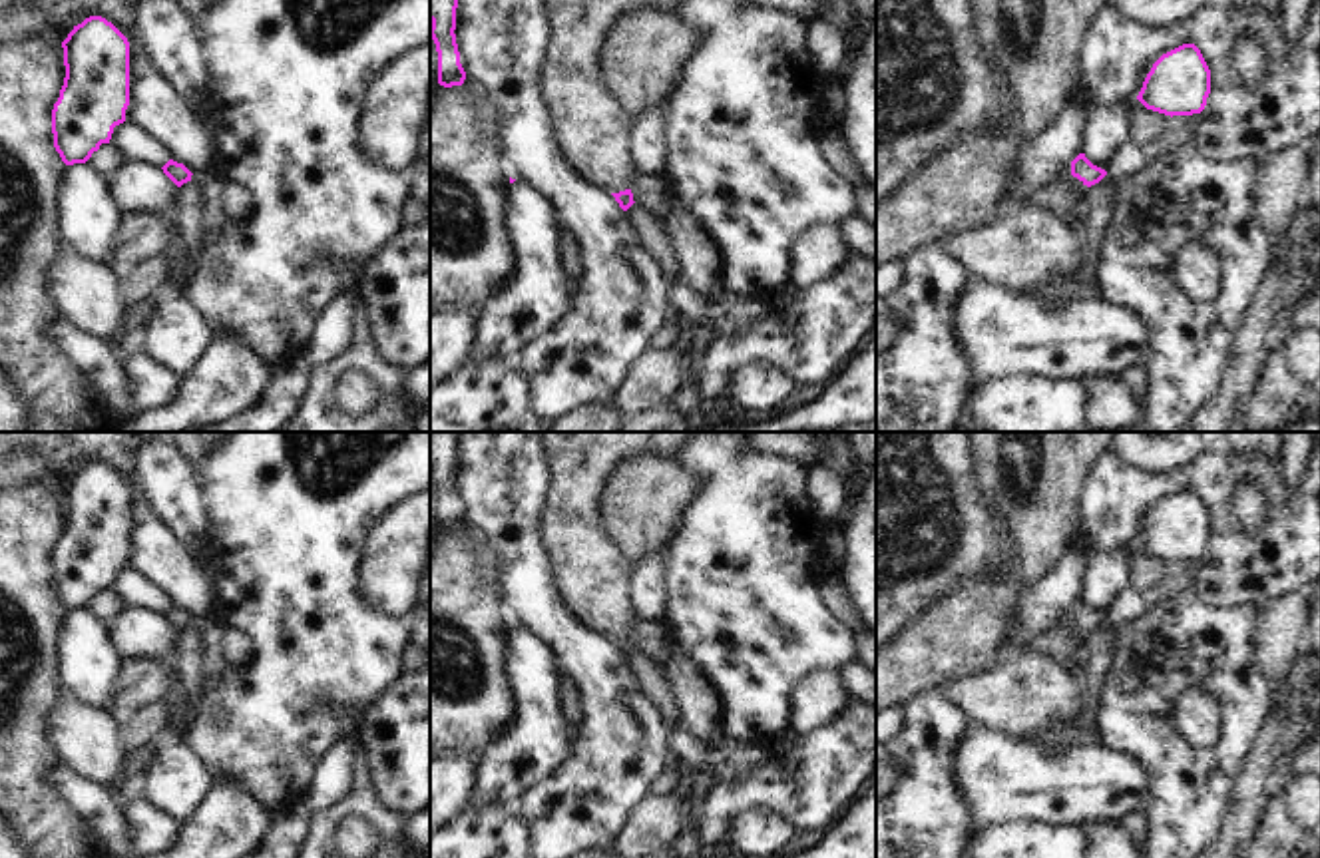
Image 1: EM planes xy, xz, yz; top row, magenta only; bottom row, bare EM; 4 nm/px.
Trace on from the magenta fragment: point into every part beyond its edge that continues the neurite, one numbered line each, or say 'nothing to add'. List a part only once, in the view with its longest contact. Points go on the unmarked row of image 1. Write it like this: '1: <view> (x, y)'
nothing to add

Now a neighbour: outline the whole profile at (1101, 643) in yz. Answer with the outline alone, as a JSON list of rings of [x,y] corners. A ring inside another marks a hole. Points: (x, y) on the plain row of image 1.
[[[1109,619],[1085,637],[1089,663],[1087,663],[1087,685],[1085,685],[1085,707],[1077,717],[1079,727],[1087,737],[1099,731],[1099,705],[1103,691],[1107,689],[1109,675],[1115,665],[1119,649],[1119,625]]]

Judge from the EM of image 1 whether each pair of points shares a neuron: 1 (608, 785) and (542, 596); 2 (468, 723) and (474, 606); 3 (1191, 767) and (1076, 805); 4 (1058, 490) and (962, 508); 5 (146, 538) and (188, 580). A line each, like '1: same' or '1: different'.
1: same
2: same
3: different
4: different
5: same

